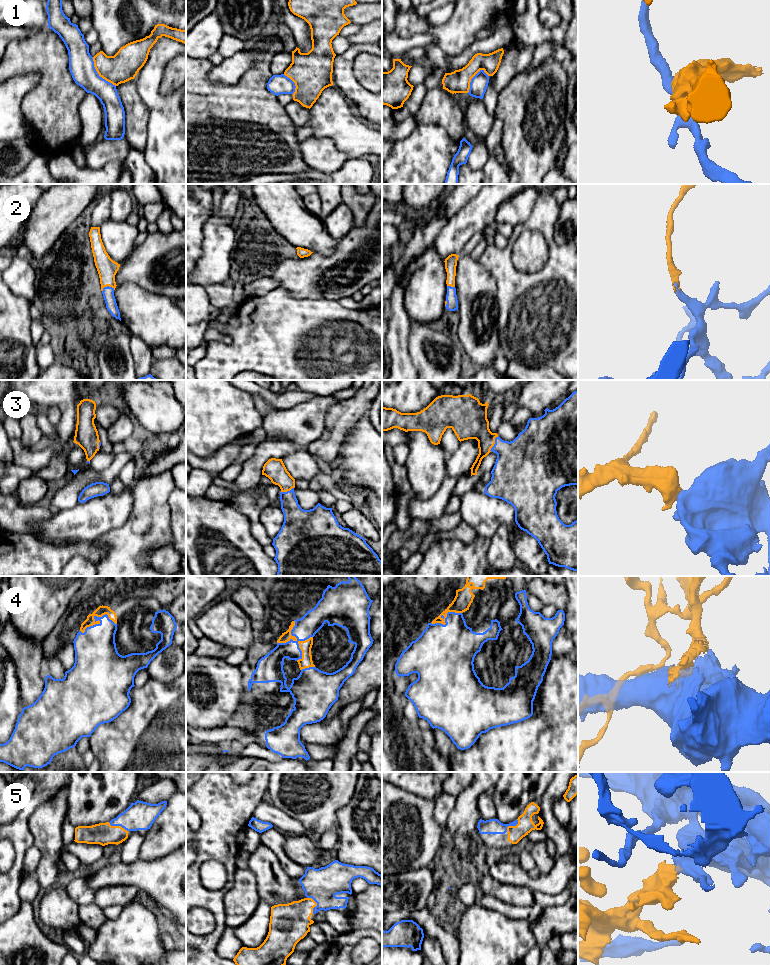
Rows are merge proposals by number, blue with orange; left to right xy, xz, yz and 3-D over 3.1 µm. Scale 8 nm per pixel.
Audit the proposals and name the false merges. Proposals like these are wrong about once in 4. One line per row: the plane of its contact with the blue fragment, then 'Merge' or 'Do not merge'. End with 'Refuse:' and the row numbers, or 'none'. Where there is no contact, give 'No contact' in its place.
1: Touches blue in xy. Do not merge
2: Touches blue in xy. Merge
3: Touches blue in yz. Merge
4: Touches blue in xz. Merge
5: Touches blue in xz. Merge
Refuse: 1

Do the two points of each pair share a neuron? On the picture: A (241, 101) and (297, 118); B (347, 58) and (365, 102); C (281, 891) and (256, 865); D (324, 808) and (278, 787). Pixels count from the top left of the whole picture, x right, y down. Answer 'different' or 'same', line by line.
A: different
B: same
C: same
D: same

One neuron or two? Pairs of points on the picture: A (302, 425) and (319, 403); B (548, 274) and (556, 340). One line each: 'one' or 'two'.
A: one
B: one

